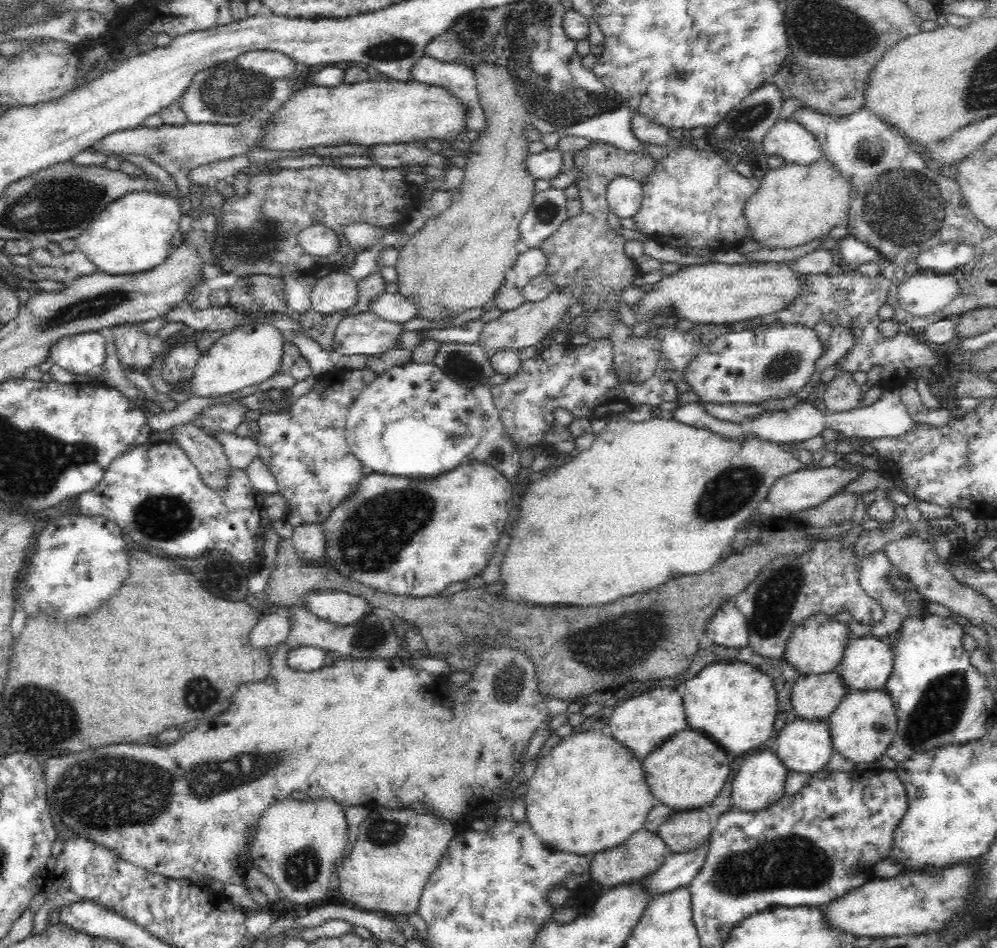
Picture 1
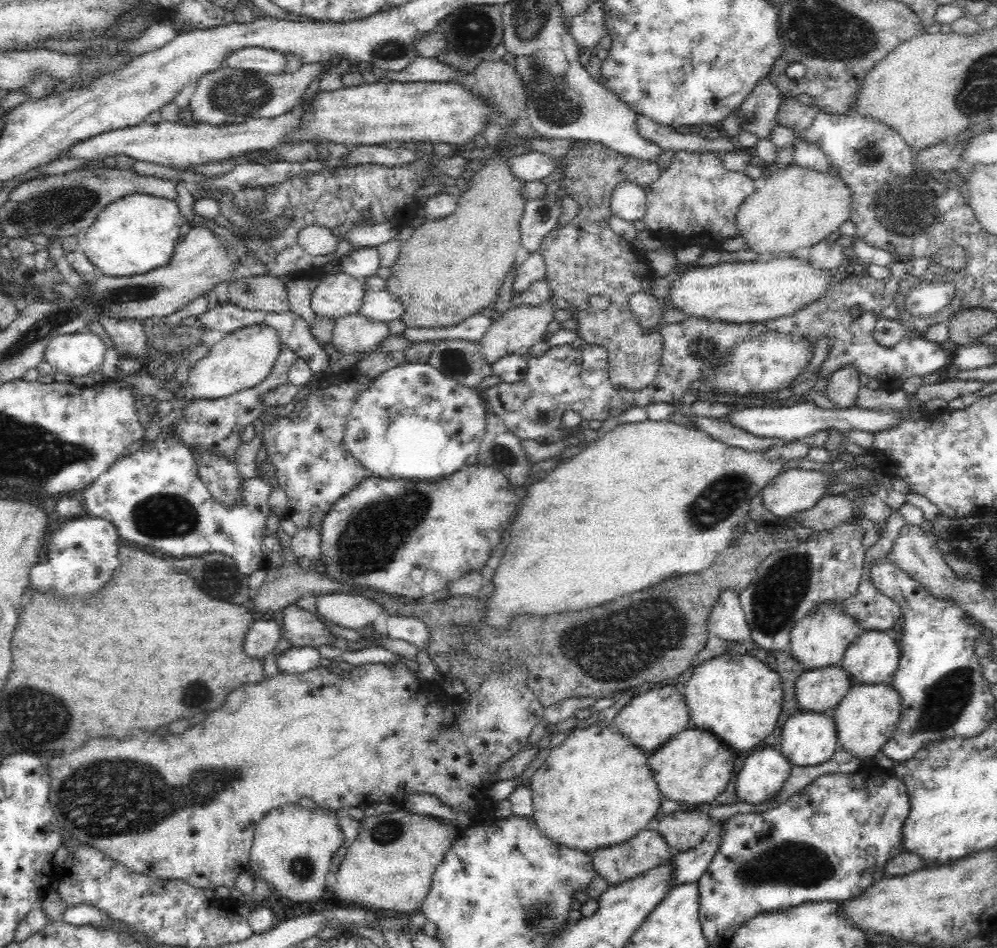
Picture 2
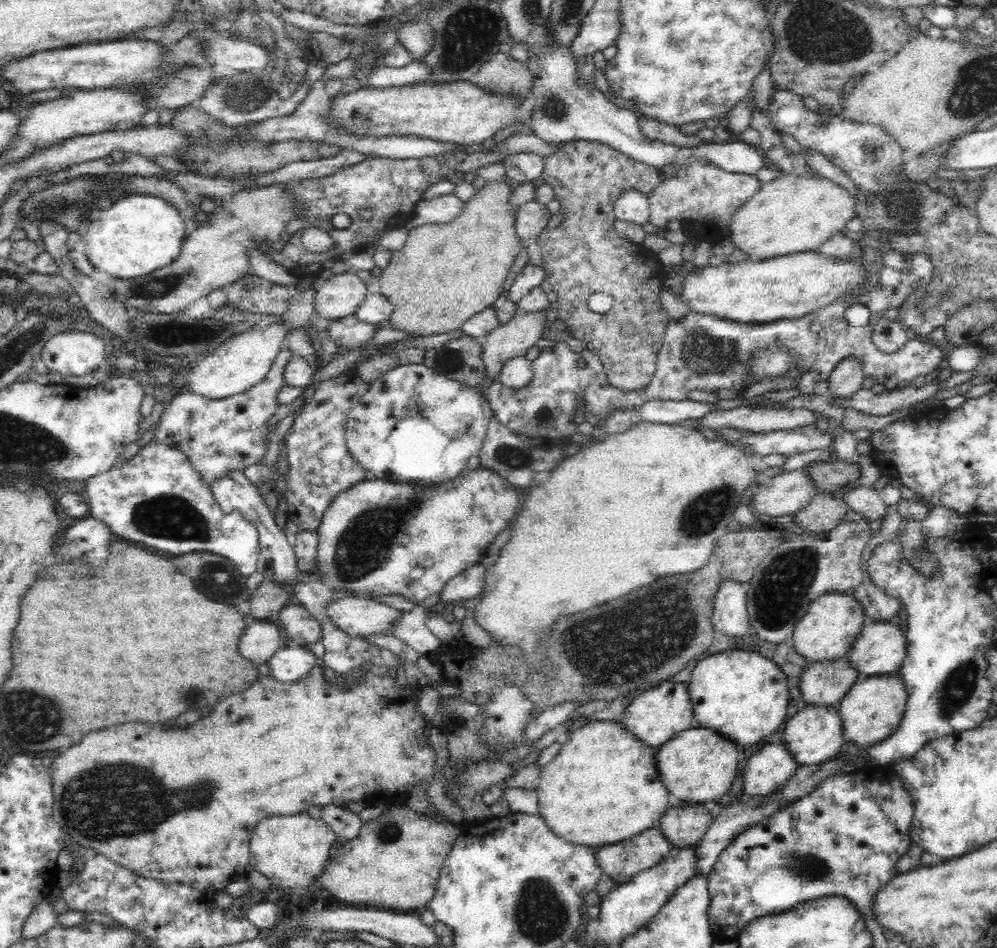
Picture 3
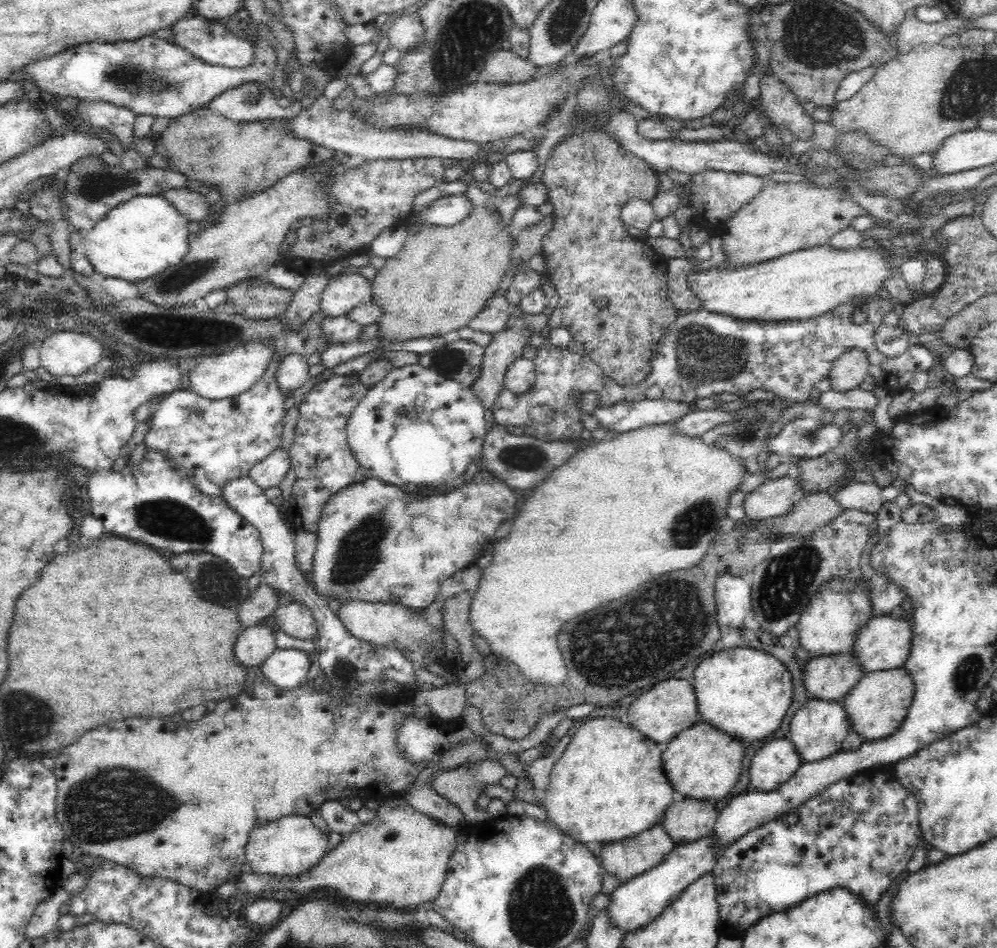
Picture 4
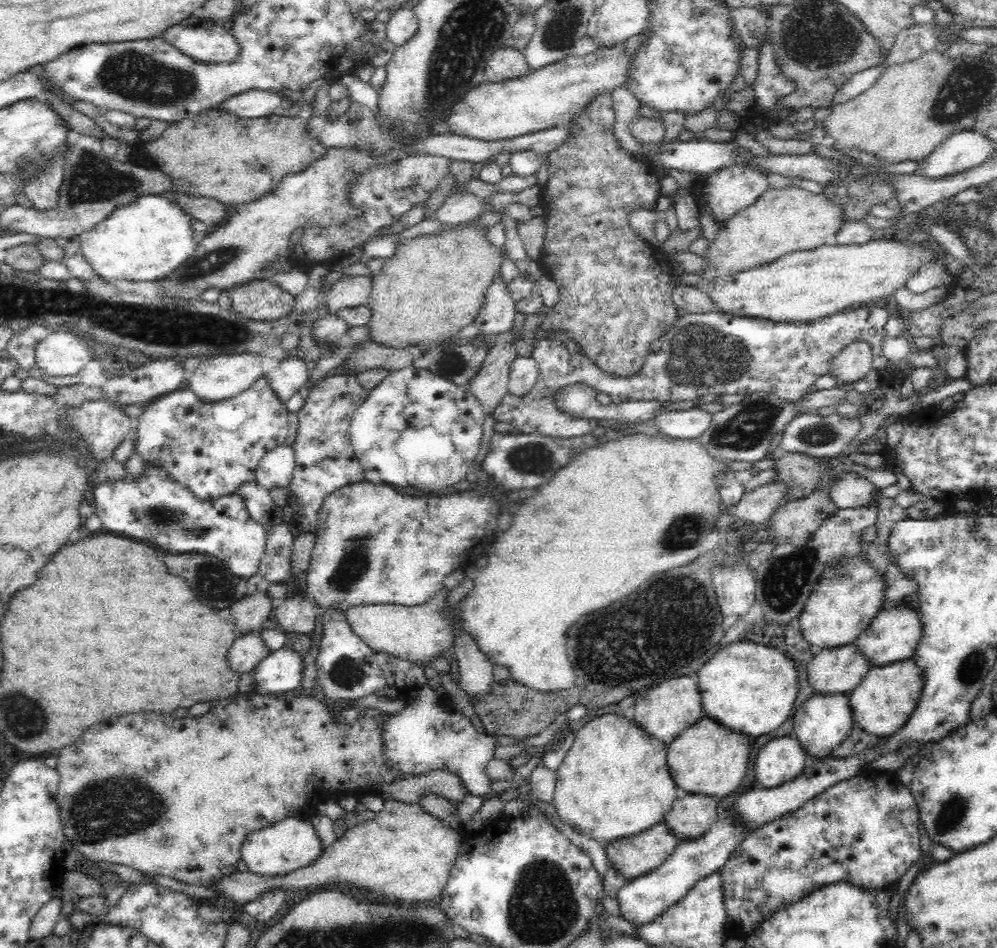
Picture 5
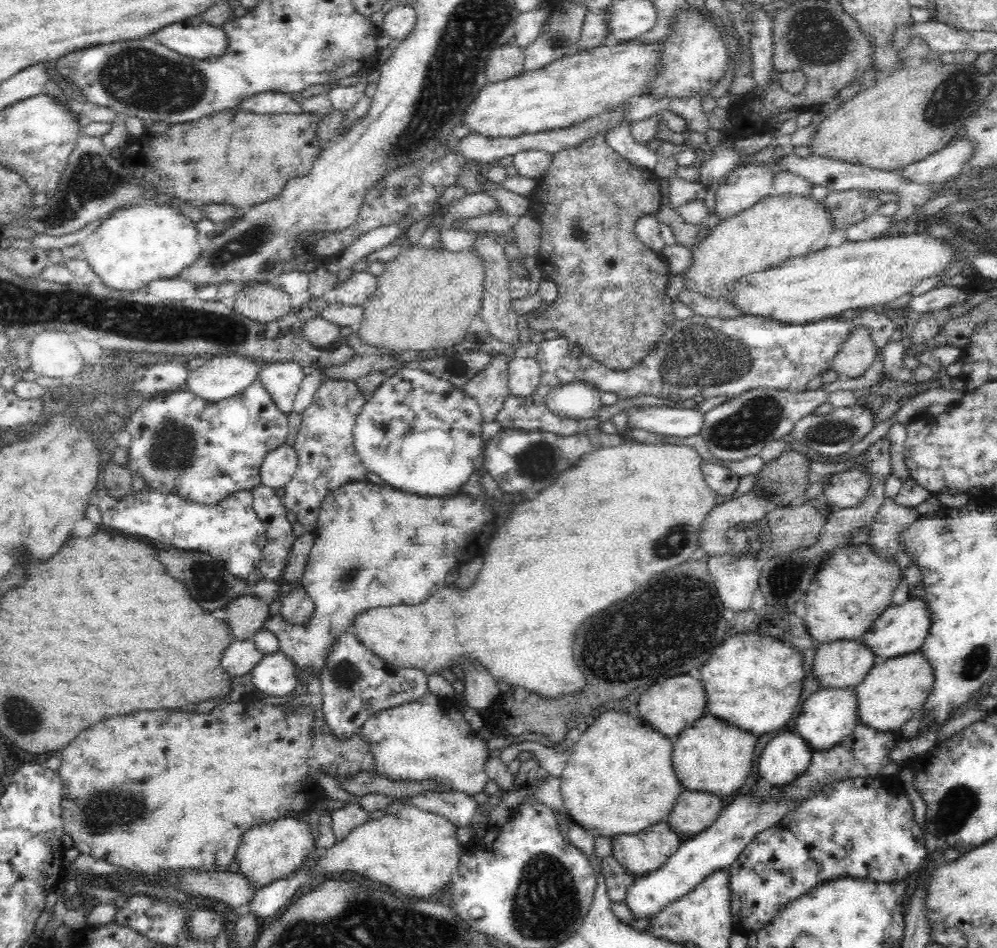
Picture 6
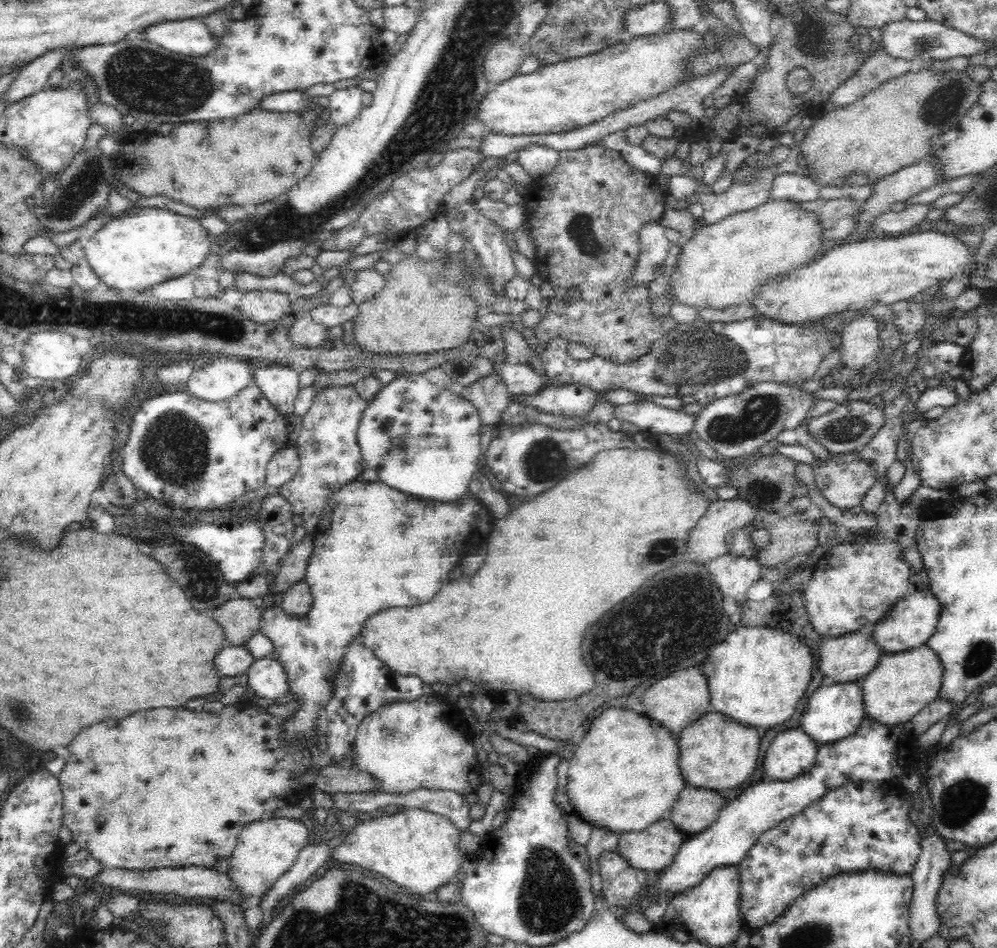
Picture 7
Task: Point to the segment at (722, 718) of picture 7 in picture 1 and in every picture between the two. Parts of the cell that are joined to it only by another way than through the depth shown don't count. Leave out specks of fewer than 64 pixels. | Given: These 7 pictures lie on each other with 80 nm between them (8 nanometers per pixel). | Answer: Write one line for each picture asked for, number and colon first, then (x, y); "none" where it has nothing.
1: (688, 771)
2: (694, 766)
3: (698, 764)
4: (702, 762)
5: (707, 759)
6: (713, 756)

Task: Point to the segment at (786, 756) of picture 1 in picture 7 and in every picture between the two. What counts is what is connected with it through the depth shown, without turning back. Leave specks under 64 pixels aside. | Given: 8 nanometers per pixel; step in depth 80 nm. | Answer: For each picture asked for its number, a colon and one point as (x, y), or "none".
2: (809, 738)
3: (814, 734)
4: (819, 728)
5: (824, 721)
6: (830, 714)
7: (833, 712)

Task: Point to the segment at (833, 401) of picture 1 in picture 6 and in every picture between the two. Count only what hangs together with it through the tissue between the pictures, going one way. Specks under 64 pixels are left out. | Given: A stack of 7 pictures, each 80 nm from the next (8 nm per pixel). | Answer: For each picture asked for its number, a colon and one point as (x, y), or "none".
2: (842, 386)
3: (847, 378)
4: (849, 370)
5: (855, 361)
6: (857, 355)

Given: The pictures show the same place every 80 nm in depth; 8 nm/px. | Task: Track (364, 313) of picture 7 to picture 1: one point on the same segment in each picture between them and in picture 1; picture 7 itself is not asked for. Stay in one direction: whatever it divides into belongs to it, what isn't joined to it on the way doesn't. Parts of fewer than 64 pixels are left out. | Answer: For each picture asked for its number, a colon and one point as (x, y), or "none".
1: (457, 261)
2: (449, 269)
3: (444, 274)
4: (442, 277)
5: (431, 286)
6: (425, 300)

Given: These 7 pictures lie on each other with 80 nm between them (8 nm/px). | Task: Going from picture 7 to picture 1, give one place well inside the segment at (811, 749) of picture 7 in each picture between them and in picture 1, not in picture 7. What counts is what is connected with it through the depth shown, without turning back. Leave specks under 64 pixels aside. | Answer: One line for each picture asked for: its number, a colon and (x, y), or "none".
1: (759, 783)
2: (763, 773)
3: (767, 770)
4: (772, 765)
5: (782, 760)
6: (788, 756)

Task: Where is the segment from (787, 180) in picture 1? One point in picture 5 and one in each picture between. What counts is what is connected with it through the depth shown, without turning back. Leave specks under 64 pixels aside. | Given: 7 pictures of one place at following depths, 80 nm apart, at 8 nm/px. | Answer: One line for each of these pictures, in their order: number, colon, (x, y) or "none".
2: (794, 207)
3: (794, 213)
4: (783, 217)
5: (789, 220)

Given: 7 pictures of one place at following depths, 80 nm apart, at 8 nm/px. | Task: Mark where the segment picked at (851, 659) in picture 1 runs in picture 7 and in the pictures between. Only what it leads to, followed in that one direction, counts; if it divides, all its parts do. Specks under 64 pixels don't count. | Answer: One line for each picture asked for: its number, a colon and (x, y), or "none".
2: (873, 657)
3: (880, 648)
4: (885, 643)
5: (893, 635)
6: (900, 629)
7: (912, 620)

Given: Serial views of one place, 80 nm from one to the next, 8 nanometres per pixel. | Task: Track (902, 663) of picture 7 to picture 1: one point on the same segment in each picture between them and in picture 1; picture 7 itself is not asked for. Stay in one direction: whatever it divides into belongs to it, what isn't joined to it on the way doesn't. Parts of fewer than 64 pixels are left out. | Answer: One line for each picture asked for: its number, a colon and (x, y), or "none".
1: (862, 726)
2: (866, 718)
3: (872, 709)
4: (876, 706)
5: (883, 701)
6: (894, 689)

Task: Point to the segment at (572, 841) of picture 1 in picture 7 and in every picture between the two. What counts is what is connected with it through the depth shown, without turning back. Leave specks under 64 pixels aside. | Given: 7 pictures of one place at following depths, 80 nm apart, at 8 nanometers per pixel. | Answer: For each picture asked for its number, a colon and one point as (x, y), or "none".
2: (594, 790)
3: (602, 787)
4: (608, 785)
5: (615, 782)
6: (619, 780)
7: (624, 776)

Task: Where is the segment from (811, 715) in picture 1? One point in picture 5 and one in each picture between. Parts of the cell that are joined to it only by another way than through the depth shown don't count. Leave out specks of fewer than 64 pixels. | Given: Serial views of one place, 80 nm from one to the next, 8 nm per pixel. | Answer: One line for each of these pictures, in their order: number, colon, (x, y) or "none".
2: (820, 690)
3: (824, 684)
4: (828, 677)
5: (838, 670)

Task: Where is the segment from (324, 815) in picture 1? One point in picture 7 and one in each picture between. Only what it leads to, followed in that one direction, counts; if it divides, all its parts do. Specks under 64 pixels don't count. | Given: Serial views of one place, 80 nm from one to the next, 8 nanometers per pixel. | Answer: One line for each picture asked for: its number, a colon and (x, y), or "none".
2: (292, 849)
3: (291, 851)
4: (285, 847)
5: (288, 845)
6: (267, 853)
7: (266, 849)

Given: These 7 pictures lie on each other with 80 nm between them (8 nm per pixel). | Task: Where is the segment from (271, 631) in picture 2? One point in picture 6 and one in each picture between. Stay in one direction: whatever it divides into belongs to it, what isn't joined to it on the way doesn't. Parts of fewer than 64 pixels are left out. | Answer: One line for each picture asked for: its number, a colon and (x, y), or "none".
3: (260, 641)
4: (254, 645)
5: (247, 651)
6: (240, 657)

